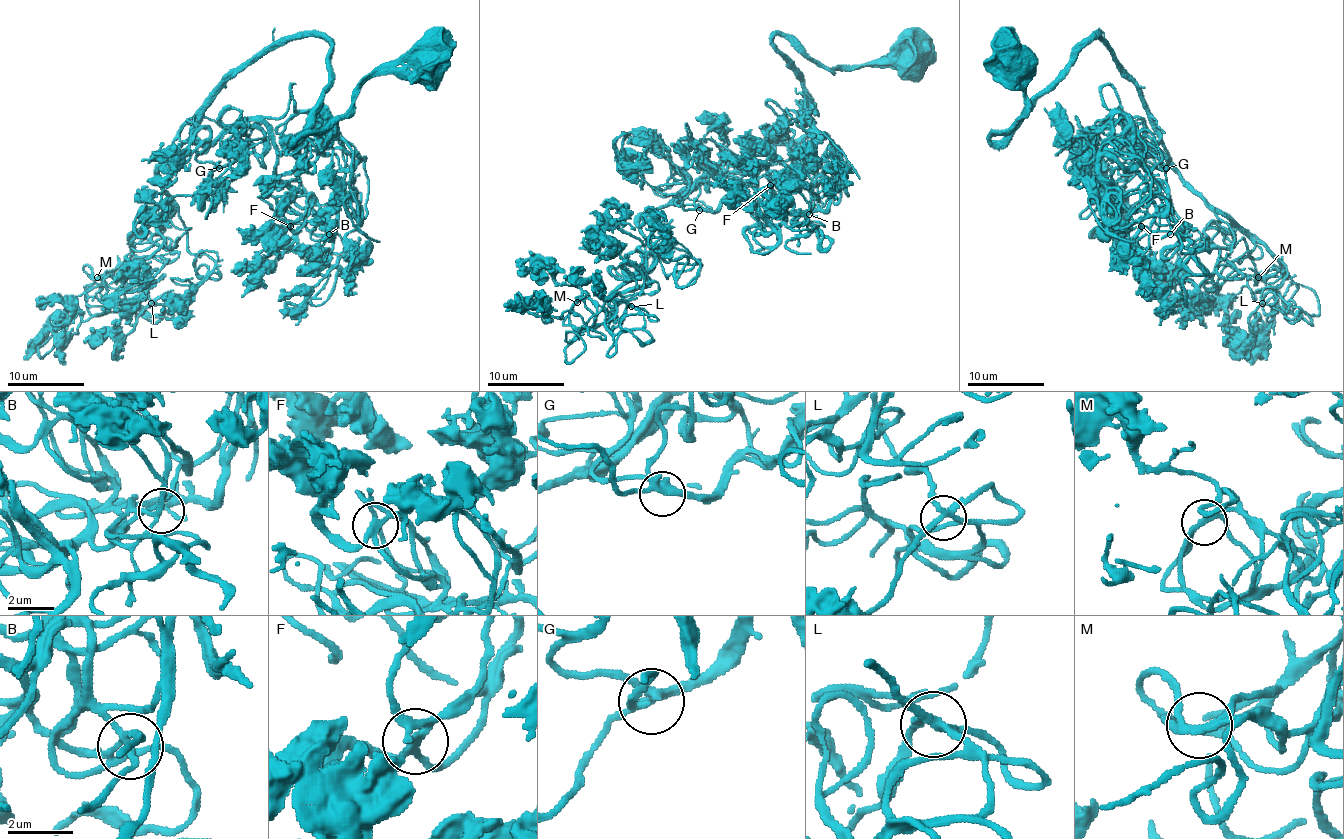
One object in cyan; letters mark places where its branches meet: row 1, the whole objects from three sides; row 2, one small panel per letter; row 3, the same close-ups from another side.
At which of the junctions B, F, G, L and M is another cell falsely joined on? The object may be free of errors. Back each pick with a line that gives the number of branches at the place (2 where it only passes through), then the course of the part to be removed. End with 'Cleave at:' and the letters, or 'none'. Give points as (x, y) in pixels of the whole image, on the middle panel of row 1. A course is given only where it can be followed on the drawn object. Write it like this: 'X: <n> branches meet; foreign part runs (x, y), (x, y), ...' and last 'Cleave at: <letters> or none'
Cleave at: none

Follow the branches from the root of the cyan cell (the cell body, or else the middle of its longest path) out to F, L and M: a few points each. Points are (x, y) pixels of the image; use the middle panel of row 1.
F: (911, 58), (828, 69), (776, 35), (811, 127), (724, 160), (676, 202), (735, 175), (789, 212), (770, 185)
L: (911, 58), (828, 69), (776, 35), (811, 127), (647, 212), (653, 264), (610, 295), (610, 331), (631, 306)
M: (911, 58), (828, 69), (776, 35), (811, 127), (647, 212), (653, 264), (610, 295), (604, 322), (577, 302)

